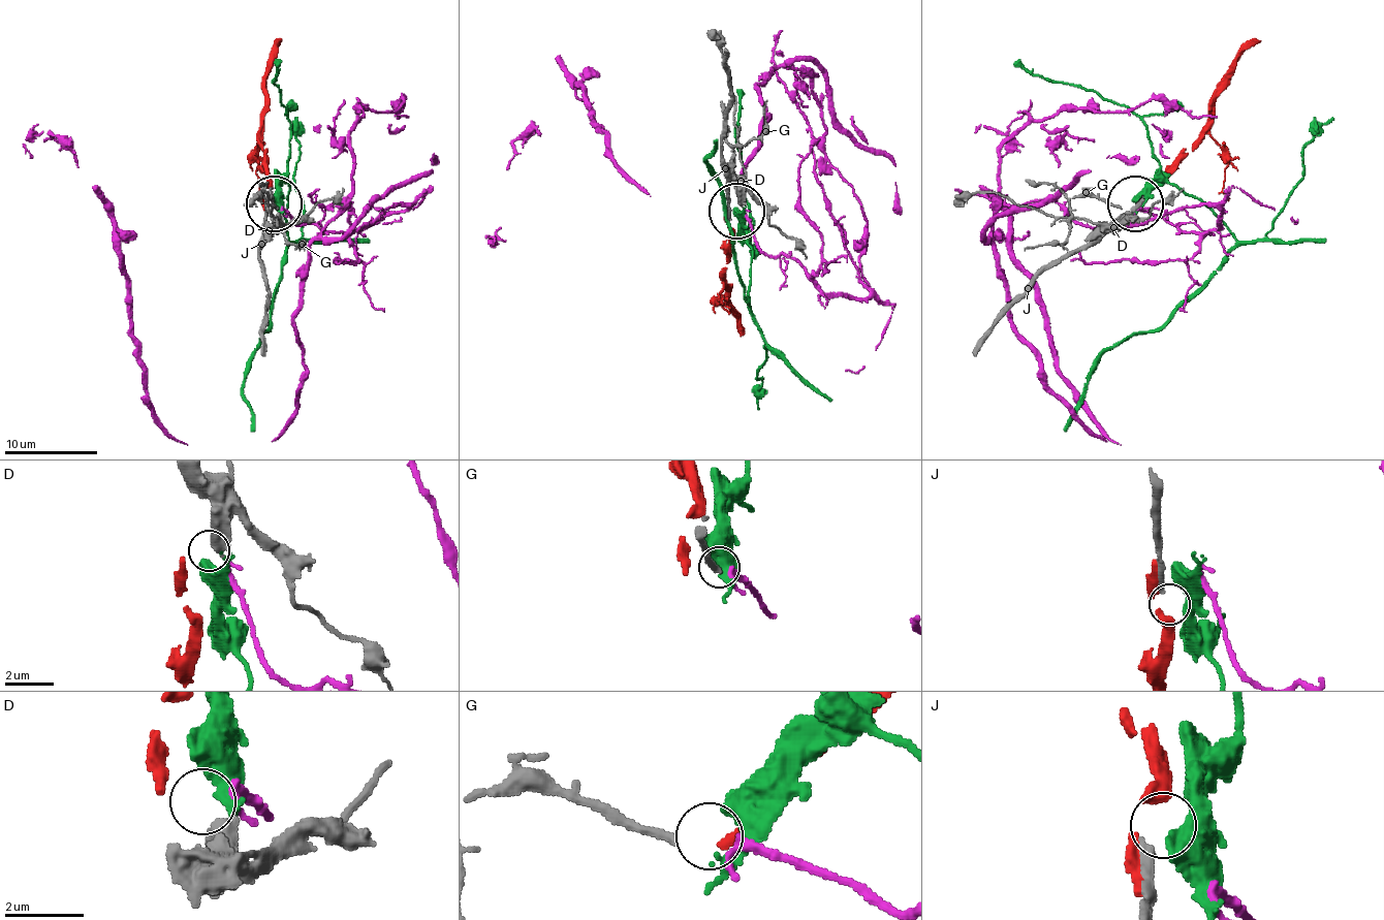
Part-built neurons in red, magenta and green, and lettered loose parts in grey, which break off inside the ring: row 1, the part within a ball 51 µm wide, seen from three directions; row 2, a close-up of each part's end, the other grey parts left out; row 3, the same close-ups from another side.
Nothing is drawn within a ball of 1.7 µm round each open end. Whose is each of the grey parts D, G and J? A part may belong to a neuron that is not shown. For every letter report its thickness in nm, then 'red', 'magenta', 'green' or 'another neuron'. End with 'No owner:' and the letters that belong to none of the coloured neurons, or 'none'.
D: calibre 650 nm; green
G: calibre 220 nm; magenta
J: calibre 340 nm; another neuron
No owner: J

